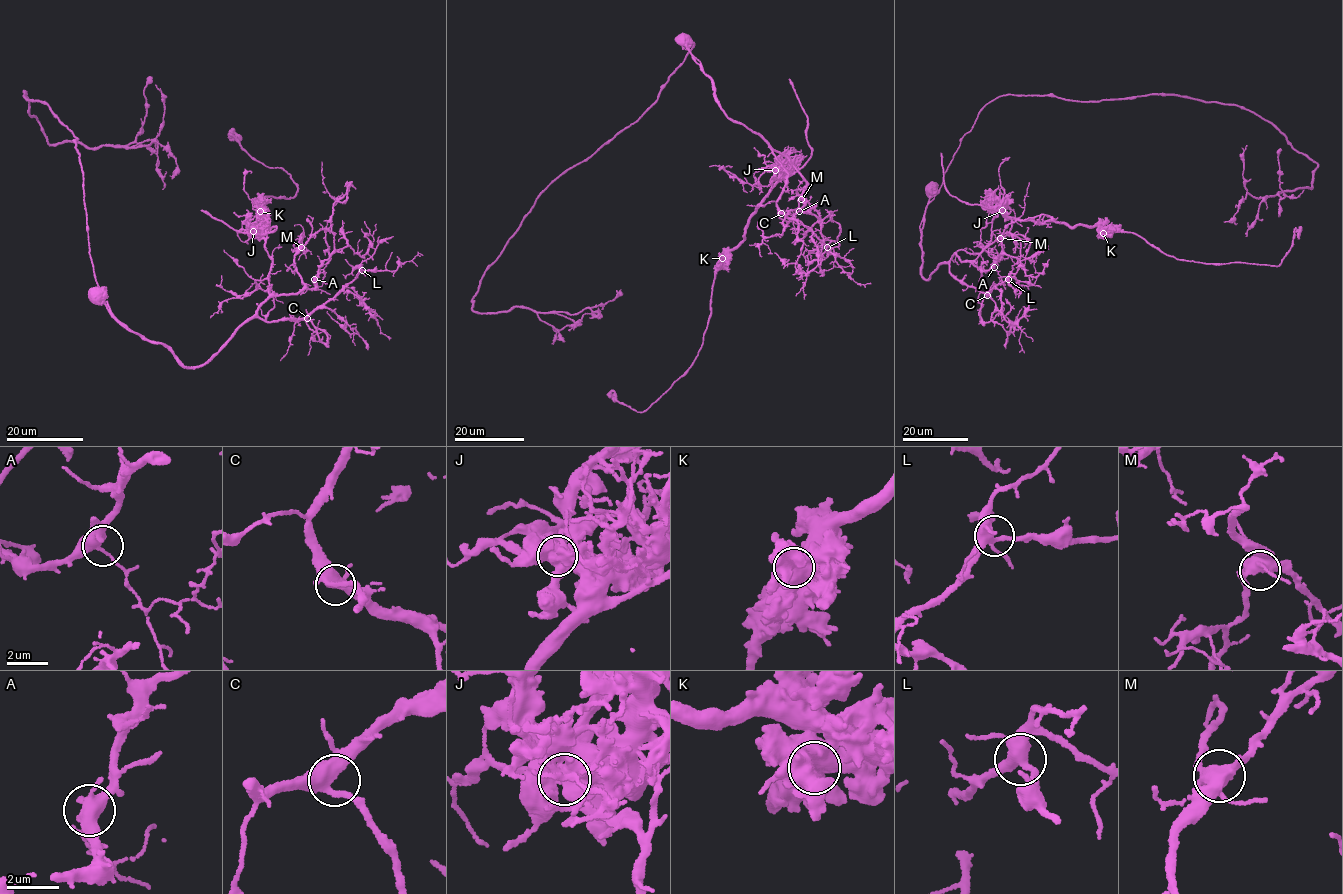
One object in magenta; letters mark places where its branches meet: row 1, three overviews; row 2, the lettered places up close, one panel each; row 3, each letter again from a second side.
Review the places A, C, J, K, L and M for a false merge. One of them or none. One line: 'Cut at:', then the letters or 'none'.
Cut at: J

